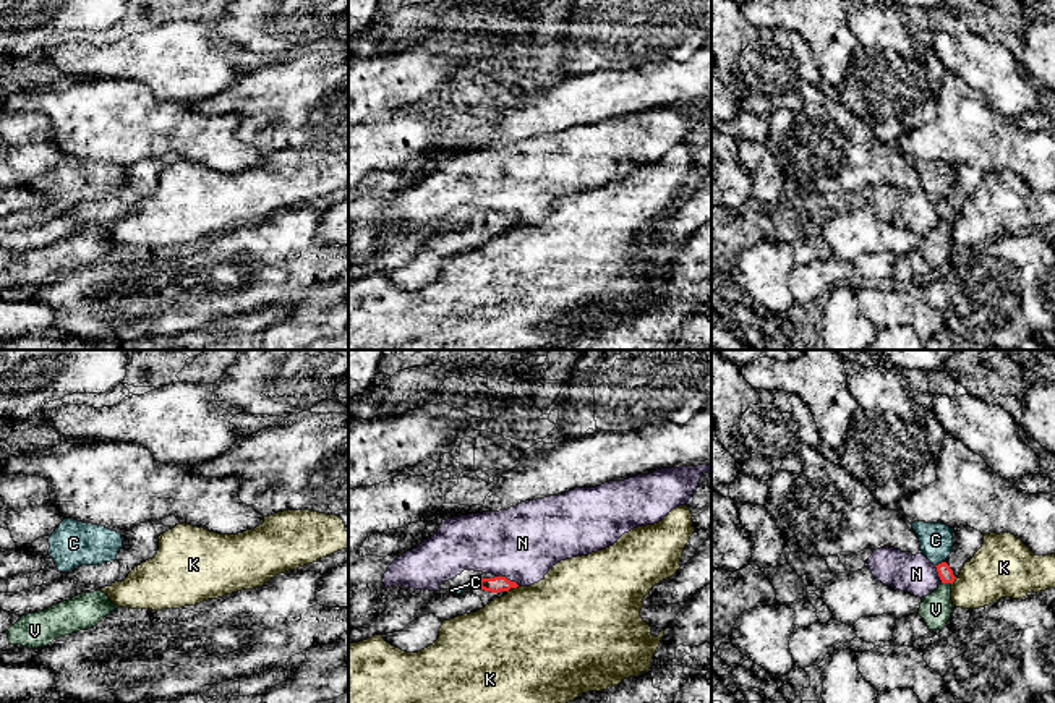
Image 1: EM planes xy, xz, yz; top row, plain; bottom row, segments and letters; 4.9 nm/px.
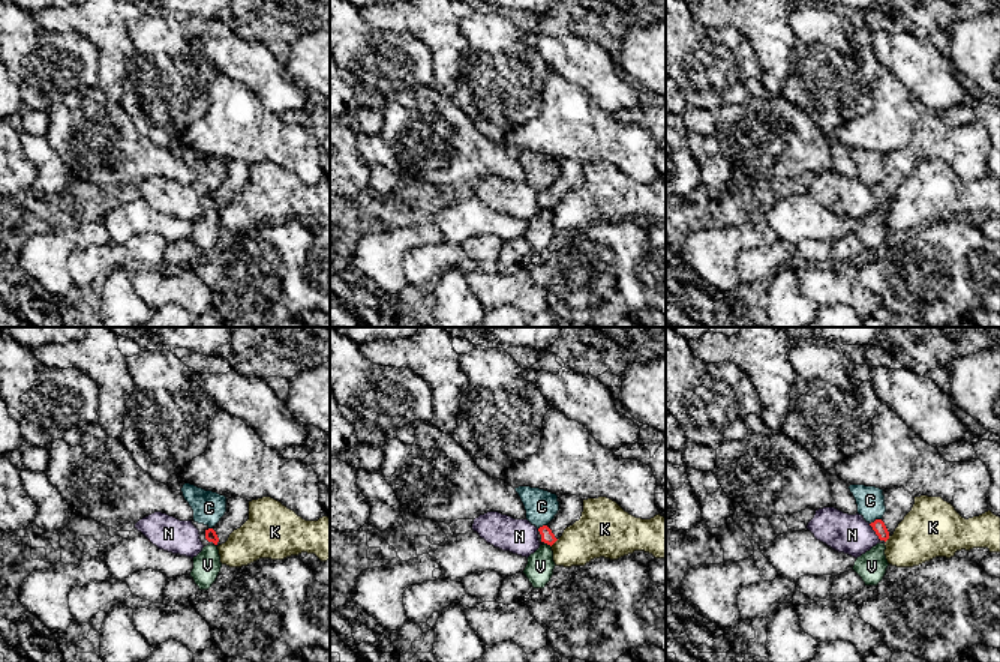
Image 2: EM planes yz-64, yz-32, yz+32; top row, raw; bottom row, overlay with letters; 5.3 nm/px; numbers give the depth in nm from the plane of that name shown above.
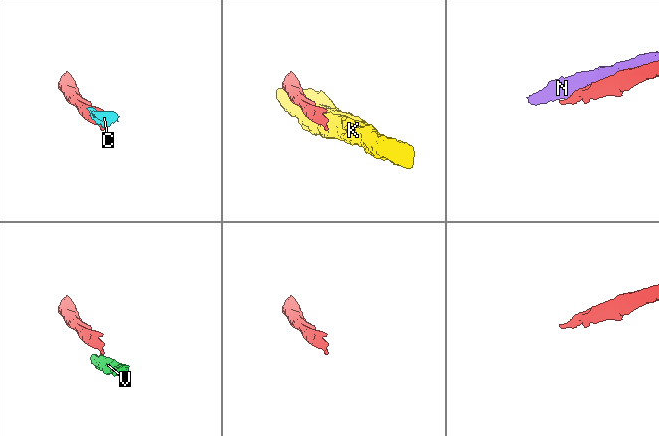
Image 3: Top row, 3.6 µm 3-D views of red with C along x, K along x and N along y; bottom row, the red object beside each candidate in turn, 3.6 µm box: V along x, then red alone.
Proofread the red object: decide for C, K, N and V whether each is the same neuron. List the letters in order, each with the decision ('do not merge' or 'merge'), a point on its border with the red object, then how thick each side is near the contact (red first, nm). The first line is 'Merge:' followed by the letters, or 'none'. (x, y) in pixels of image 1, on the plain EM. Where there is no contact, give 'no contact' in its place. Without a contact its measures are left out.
Merge: none
C: do not merge; contact yz (939, 201); calibres 70 and 160 nm
K: do not merge; contact yz (953, 217); calibres 70 and 300 nm
N: do not merge; contact xz (506, 216); calibres 80 and 380 nm
V: do not merge; contact yz (945, 219); calibres 70 and 160 nm

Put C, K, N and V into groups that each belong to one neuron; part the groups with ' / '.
C N / K / V

